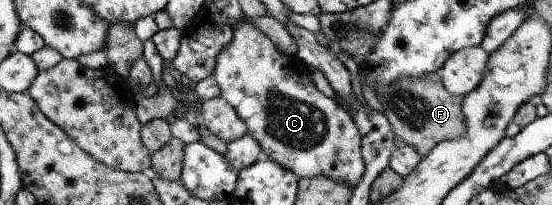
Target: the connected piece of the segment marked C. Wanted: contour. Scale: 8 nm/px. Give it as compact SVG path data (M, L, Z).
M243 17L240 22L234 25L232 41L217 55L217 64L212 76L214 76L218 85L221 86L221 96L226 98L226 101L229 101L230 105L234 106L234 109L237 109L237 113L245 120L249 128L248 133L252 134L257 139L263 151L262 157L272 158L280 165L285 166L286 169L296 174L298 180L302 178L326 176L345 183L347 186L354 189L356 185L360 184L362 179L364 179L366 161L362 155L361 132L355 121L352 121L353 117L350 117L334 99L328 99L326 95L322 95L322 93L314 87L314 83L312 83L312 79L310 79L310 73L308 73L308 67L302 63L302 60L300 60L297 55L289 56L283 54L281 50L276 49L270 37L254 26L248 18Z

